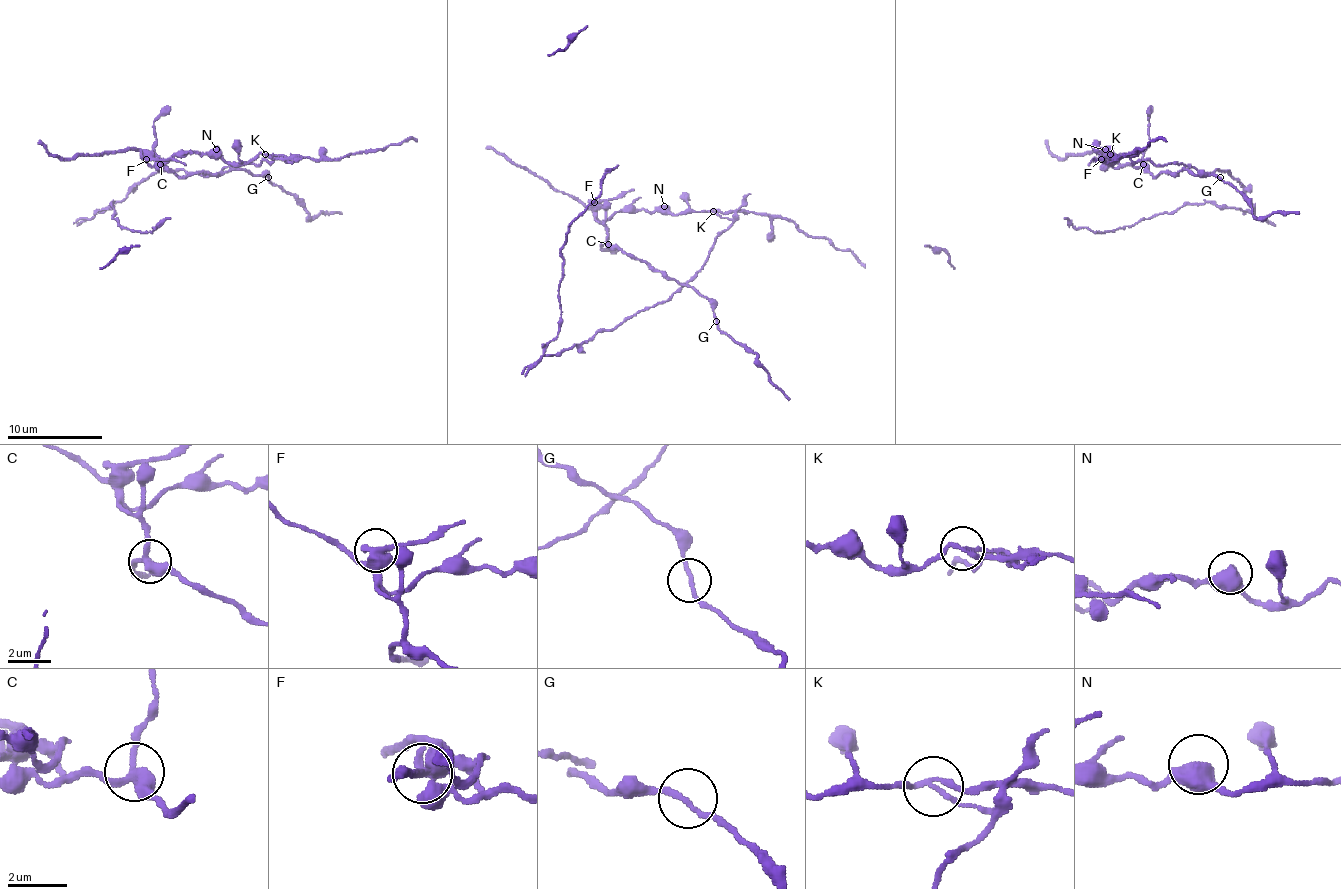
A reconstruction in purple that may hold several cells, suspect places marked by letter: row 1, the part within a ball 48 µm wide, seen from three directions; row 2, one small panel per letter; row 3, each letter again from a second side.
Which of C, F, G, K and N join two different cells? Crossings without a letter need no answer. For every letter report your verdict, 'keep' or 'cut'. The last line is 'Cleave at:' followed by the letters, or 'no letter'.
C: keep
F: cut
G: keep
K: cut
N: keep
Cleave at: F, K

